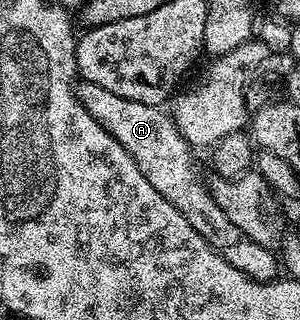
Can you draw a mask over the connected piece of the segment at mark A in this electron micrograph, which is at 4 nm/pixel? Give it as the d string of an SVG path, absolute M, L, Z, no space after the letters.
M80 81L75 88L90 117L94 117L94 121L98 121L98 125L102 125L102 129L106 129L106 133L110 133L110 137L114 137L114 141L118 141L118 145L122 145L130 157L134 157L134 165L142 169L142 177L146 177L146 181L150 181L150 185L154 185L154 189L158 189L158 193L162 193L162 197L166 197L166 201L170 201L170 205L174 205L178 213L190 221L194 233L198 233L198 237L202 237L210 249L230 261L234 269L242 269L246 277L263 283L277 278L278 259L272 256L275 255L273 248L258 245L255 239L246 237L246 233L242 233L242 229L238 229L238 225L234 225L234 221L230 221L230 217L218 209L218 203L208 191L205 176L200 176L196 168L193 146L179 132L167 110L142 105L142 101L126 101L126 97L109 93L107 89L102 89L102 85Z

